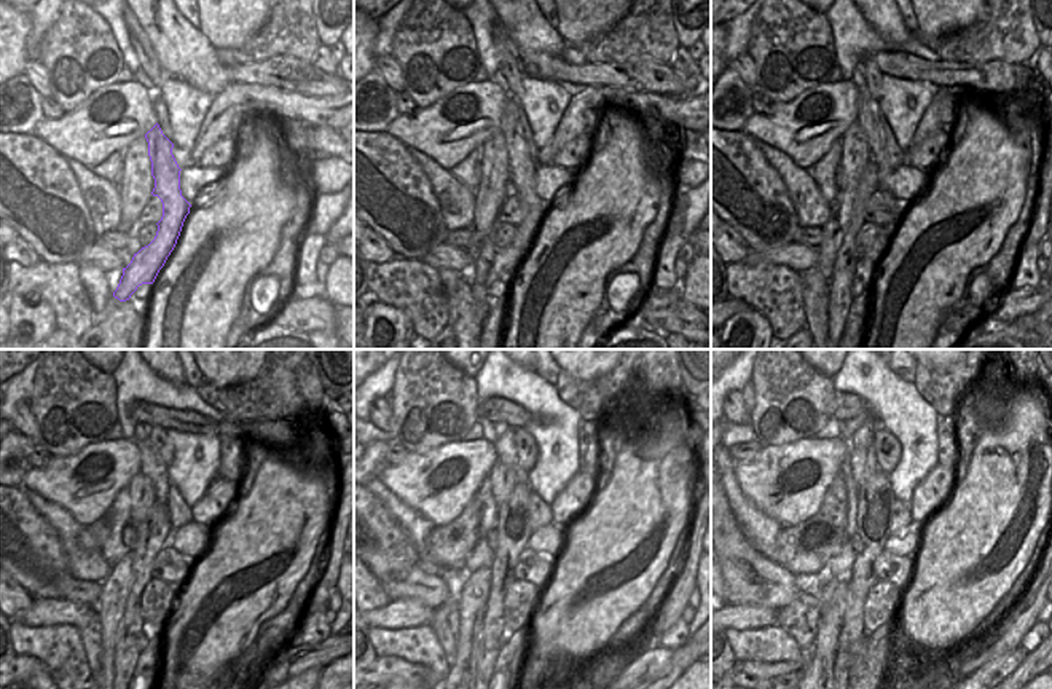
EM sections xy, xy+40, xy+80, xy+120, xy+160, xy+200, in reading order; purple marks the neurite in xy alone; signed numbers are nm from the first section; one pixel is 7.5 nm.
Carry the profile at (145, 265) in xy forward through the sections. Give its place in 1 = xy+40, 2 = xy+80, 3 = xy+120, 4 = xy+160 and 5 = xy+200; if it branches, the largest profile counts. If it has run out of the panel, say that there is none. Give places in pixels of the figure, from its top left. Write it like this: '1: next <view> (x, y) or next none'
1: next xy+40 (522, 168)
2: next xy+80 (869, 115)
3: next xy+120 (153, 466)
4: next xy+160 (504, 444)
5: next xy+200 (864, 436)

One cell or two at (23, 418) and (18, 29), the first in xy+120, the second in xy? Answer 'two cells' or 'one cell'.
two cells

